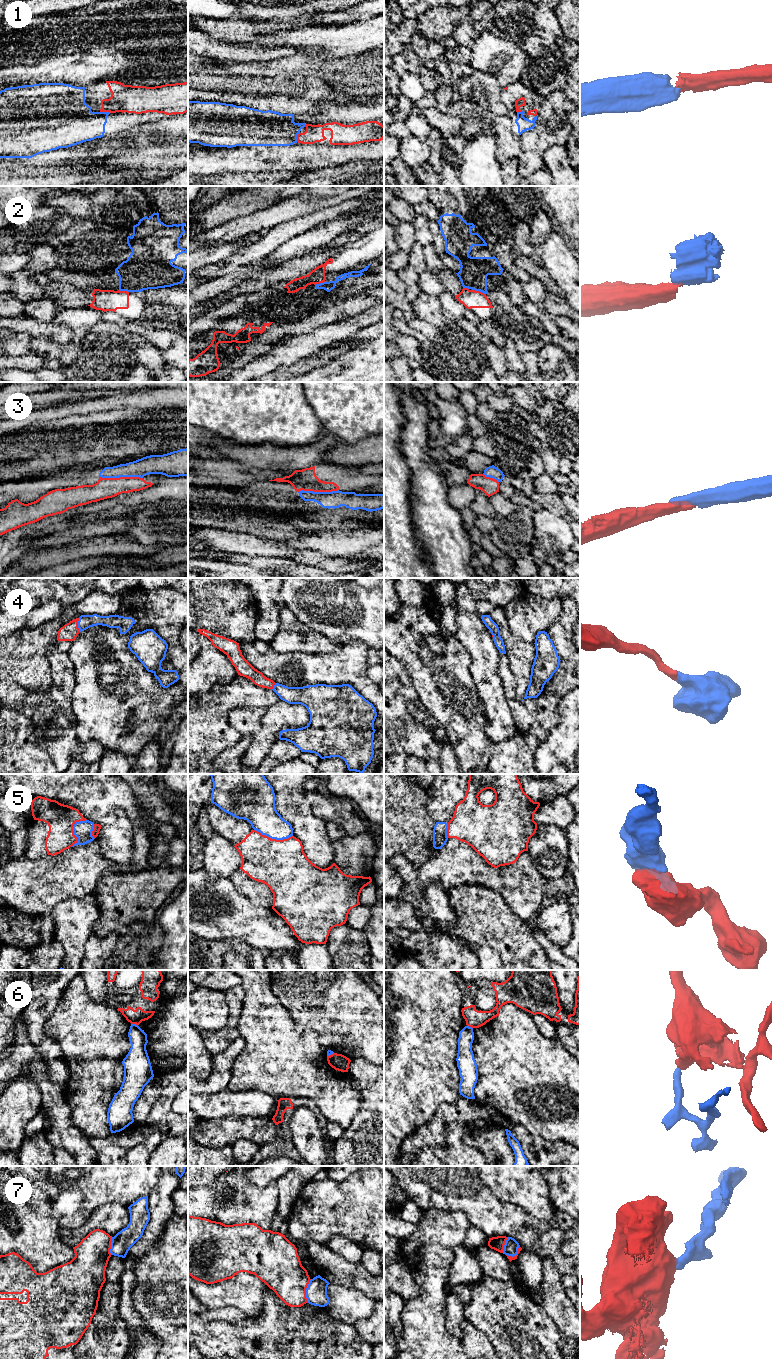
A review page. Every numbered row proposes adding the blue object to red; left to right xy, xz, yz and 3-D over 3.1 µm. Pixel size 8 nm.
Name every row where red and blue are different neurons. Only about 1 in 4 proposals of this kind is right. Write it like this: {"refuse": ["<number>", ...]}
{"refuse": ["2", "3", "5", "6", "7"]}

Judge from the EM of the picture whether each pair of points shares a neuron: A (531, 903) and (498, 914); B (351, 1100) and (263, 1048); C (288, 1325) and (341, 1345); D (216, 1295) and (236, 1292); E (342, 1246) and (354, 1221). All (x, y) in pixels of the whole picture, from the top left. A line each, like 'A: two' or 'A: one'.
A: two
B: one
C: one
D: one
E: two

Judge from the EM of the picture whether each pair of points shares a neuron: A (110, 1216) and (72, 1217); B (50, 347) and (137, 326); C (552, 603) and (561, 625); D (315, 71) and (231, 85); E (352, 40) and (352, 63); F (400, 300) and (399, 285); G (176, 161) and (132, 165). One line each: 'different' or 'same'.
A: different
B: different
C: different
D: different
E: different
F: different
G: same

